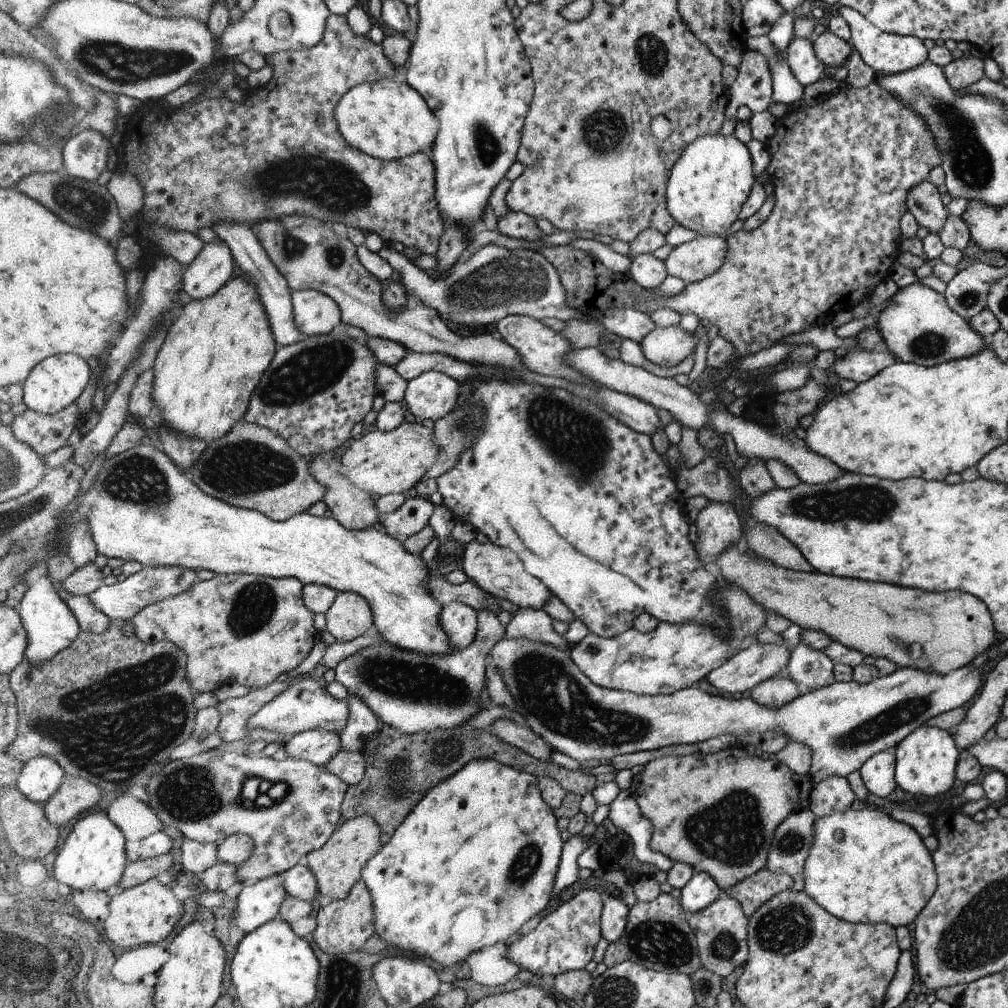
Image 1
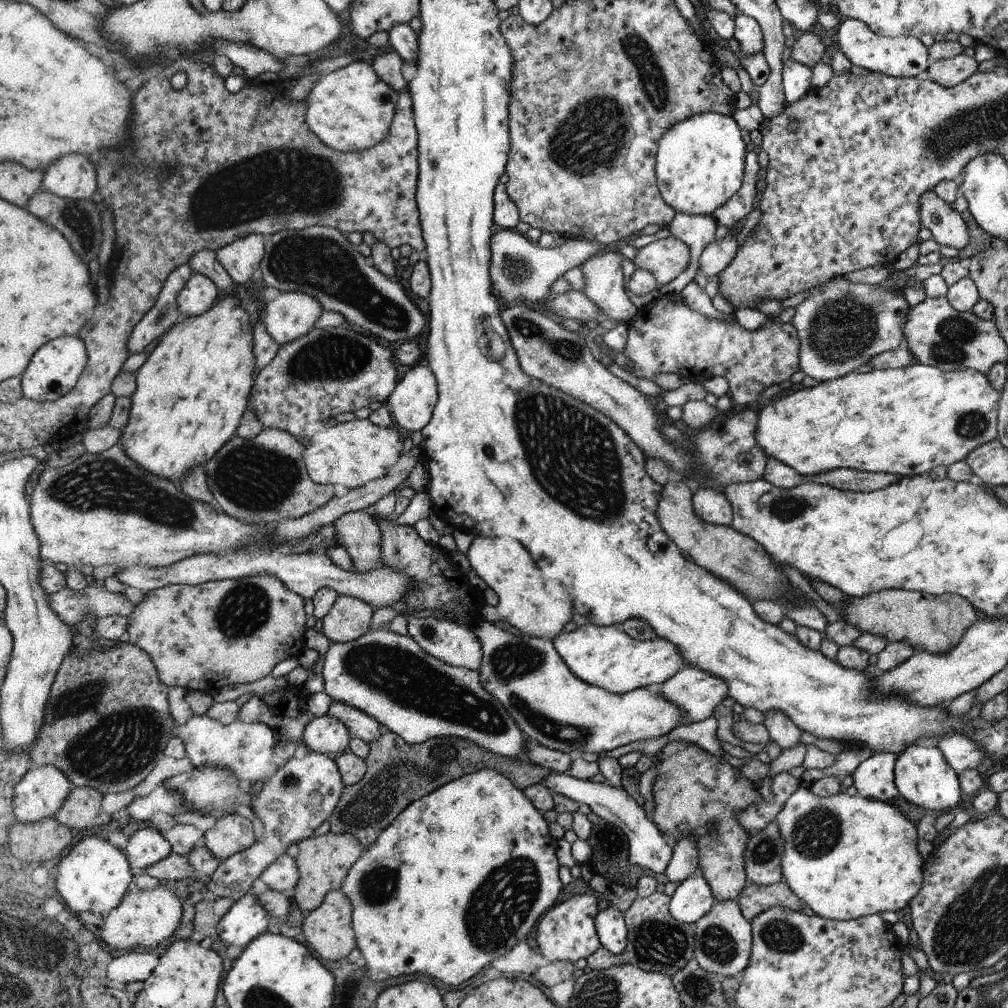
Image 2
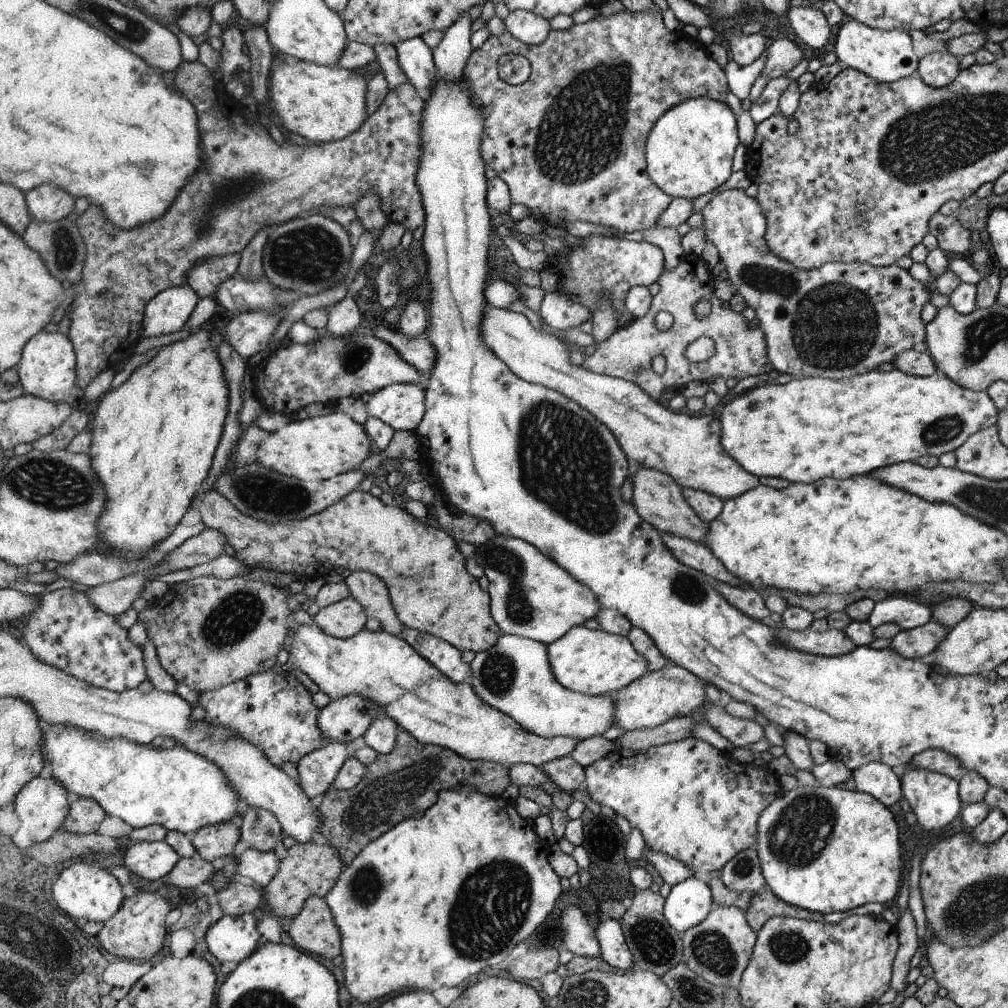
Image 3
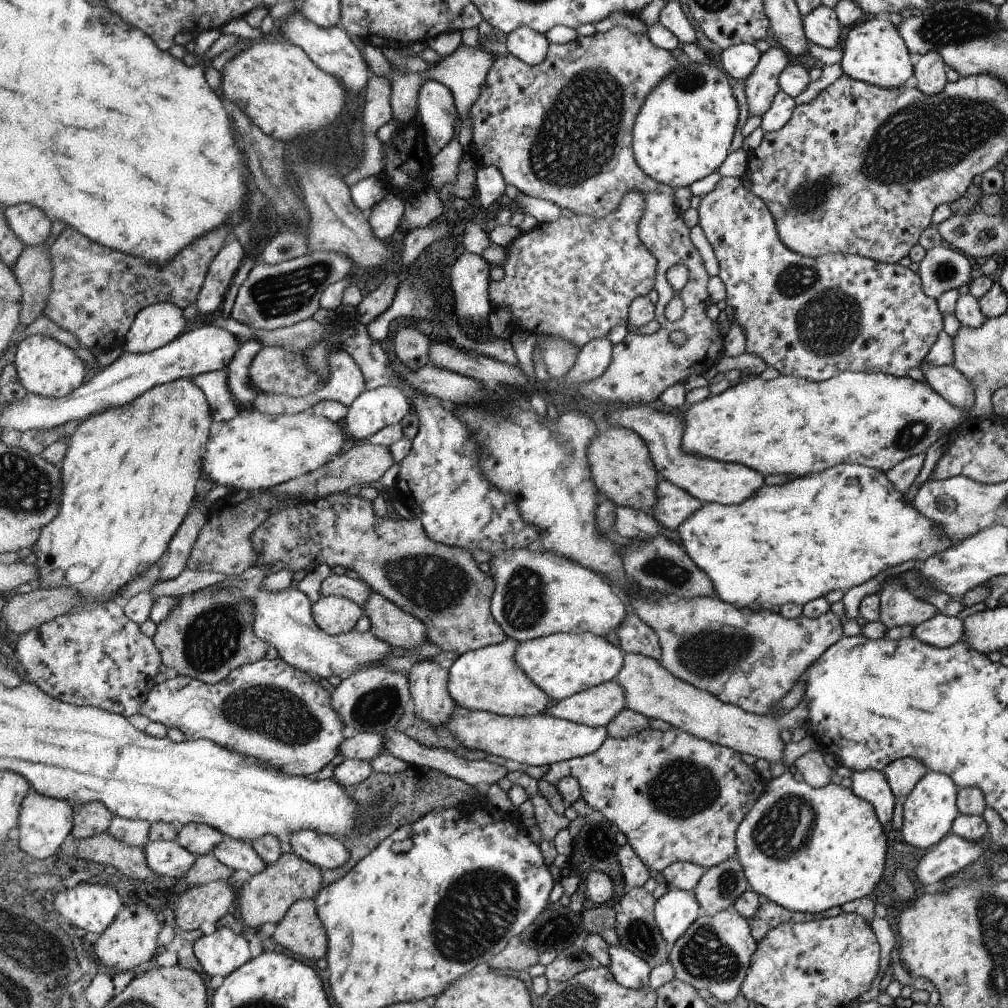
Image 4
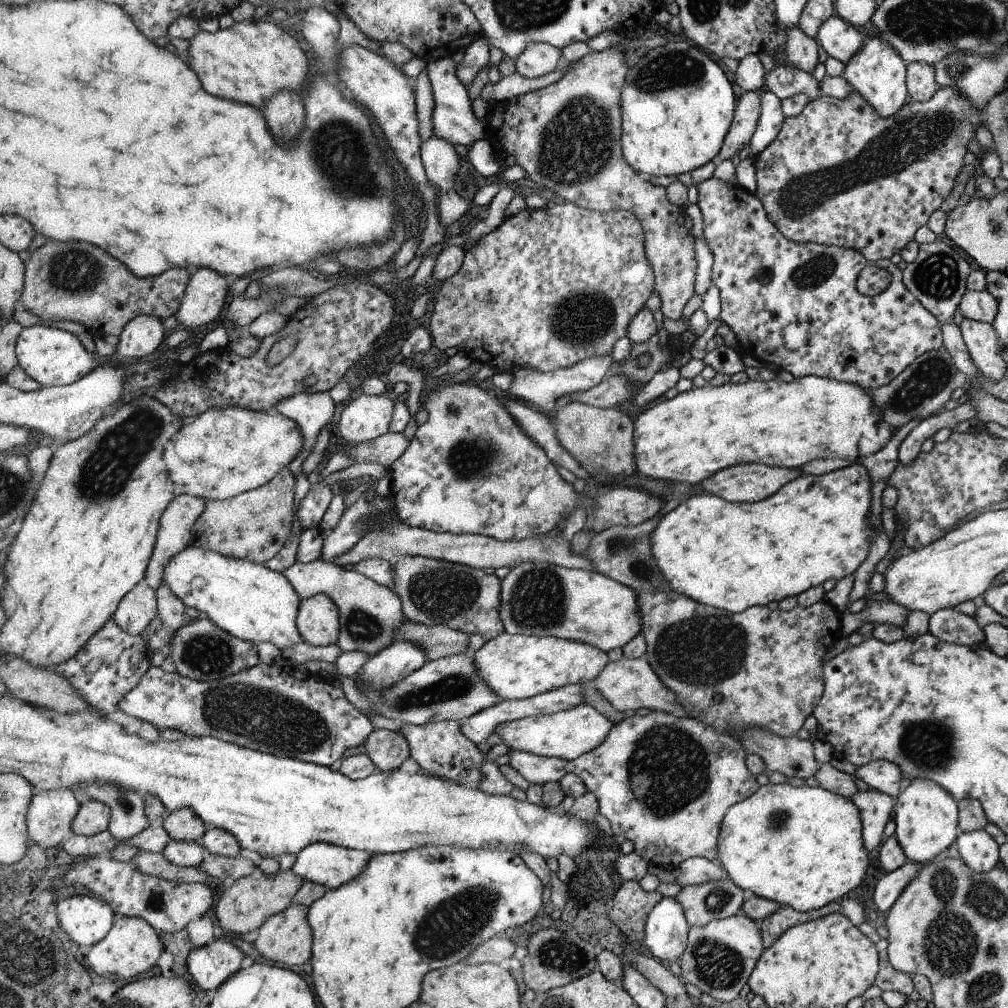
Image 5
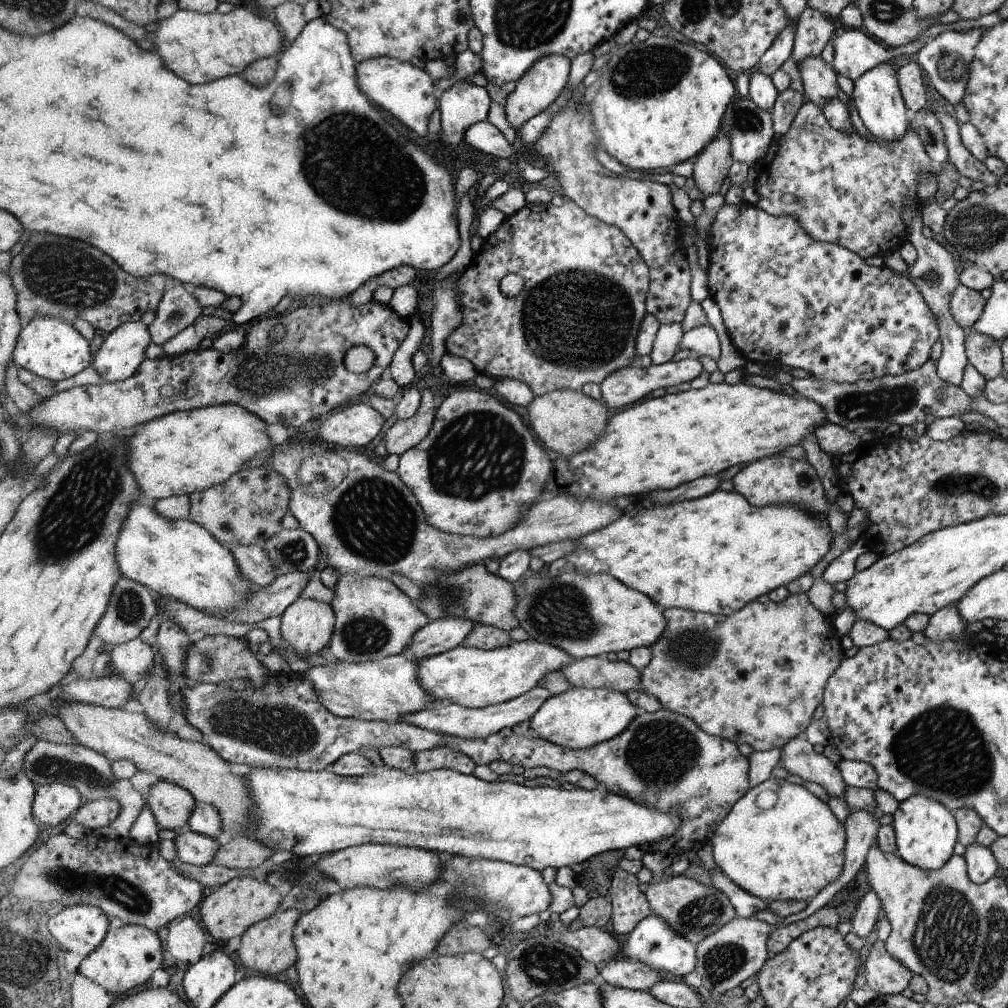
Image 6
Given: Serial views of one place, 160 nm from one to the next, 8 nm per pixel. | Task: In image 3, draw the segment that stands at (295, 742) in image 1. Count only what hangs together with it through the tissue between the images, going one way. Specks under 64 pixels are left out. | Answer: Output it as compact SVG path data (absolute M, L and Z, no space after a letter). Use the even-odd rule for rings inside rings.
M354 692L331 700L322 708L318 723L328 741L352 743L361 741L378 714L386 714L382 706Z

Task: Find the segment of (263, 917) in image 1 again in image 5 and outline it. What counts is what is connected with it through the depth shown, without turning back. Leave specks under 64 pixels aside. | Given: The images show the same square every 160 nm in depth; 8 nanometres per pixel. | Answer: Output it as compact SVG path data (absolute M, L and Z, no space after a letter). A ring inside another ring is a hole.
M219 935L212 944L194 947L187 957L187 967L196 986L208 992L228 982L242 968L242 960L242 950Z

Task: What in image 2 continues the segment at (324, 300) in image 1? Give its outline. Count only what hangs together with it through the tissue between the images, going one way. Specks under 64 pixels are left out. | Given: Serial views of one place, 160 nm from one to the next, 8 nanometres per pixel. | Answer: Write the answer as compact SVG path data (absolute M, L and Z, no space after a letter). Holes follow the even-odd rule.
M301 292L282 293L276 300L267 302L265 310L265 329L271 337L280 345L289 343L303 337L314 329L314 324L320 320L325 308L317 301L317 298Z

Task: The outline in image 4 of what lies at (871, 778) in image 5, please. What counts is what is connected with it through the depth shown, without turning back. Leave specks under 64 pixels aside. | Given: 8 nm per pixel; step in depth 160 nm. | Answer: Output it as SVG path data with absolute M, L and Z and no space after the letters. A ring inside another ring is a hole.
M904 757L890 763L882 772L885 774L896 800L904 802L928 770L921 760Z

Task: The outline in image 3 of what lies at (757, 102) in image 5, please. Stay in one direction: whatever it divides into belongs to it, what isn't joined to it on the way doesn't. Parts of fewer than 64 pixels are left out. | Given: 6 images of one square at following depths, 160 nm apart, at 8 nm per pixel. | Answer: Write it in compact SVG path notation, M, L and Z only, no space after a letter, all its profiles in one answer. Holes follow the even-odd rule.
M788 37L775 40L767 47L766 64L760 75L770 81L784 77L804 58L804 52Z

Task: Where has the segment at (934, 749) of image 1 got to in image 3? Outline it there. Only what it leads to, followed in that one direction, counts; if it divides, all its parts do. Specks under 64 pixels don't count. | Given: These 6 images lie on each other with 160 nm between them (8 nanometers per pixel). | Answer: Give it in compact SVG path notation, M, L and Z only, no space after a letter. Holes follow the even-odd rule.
M908 765L898 771L903 799L909 803L909 810L917 818L916 824L921 825L923 830L931 832L943 828L961 814L964 806L961 803L959 780L930 770L910 770Z

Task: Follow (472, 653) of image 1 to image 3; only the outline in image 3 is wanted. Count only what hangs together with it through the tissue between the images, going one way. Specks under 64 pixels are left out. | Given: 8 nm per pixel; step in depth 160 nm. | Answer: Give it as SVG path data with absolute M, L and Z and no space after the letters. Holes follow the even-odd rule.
M315 621L308 625L296 623L294 628L290 628L290 640L287 642L290 642L290 648L287 648L289 658L285 664L286 669L290 672L300 670L331 700L338 700L338 698L342 698L346 694L354 694L354 692L358 696L364 696L366 700L372 700L374 704L382 706L382 712L386 712L385 716L389 721L398 724L399 729L412 734L419 744L449 748L452 752L457 752L458 756L470 760L488 760L504 765L532 764L538 768L538 766L548 764L551 760L572 756L577 745L582 742L580 738L568 736L546 738L528 732L518 724L518 721L512 720L506 716L506 713L486 704L478 693L474 692L469 681L462 682L462 684L452 682L438 668L434 668L430 662L426 662L401 637L392 636L383 630L370 632L370 630L364 629L351 638L340 639L328 636Z

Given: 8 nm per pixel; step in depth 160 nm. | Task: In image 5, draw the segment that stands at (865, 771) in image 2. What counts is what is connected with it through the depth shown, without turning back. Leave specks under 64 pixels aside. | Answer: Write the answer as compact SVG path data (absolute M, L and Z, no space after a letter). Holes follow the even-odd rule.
M874 789L858 790L851 799L861 812L866 848L874 850L884 838L884 826L892 818L896 799Z

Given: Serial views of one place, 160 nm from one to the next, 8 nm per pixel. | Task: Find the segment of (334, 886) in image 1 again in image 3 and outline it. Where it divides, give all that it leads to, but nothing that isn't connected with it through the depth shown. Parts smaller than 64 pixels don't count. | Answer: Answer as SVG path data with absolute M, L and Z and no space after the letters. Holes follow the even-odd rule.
M314 842L294 844L288 848L286 858L280 860L280 867L276 876L270 880L268 886L262 888L262 903L270 906L270 913L280 919L294 919L300 915L307 899L312 896L326 897L332 891L334 884L341 877L342 860L340 854L330 843L318 846Z

